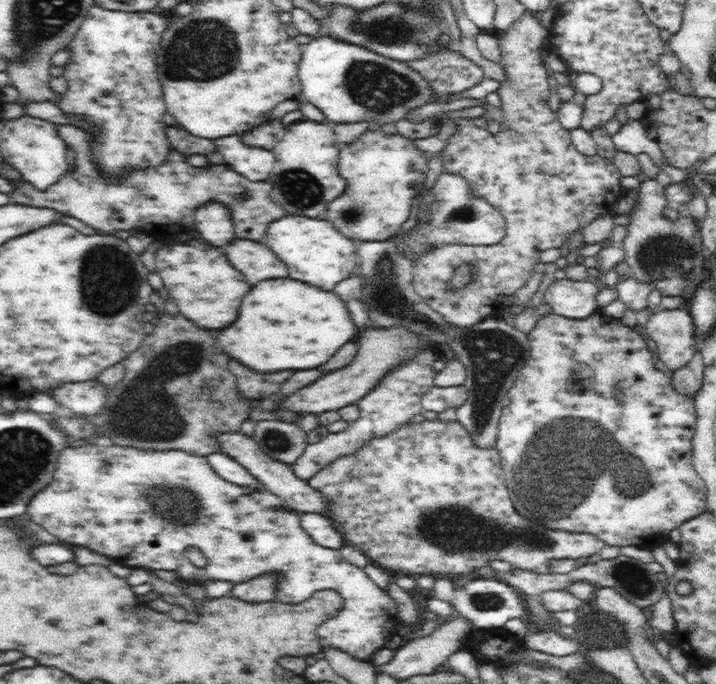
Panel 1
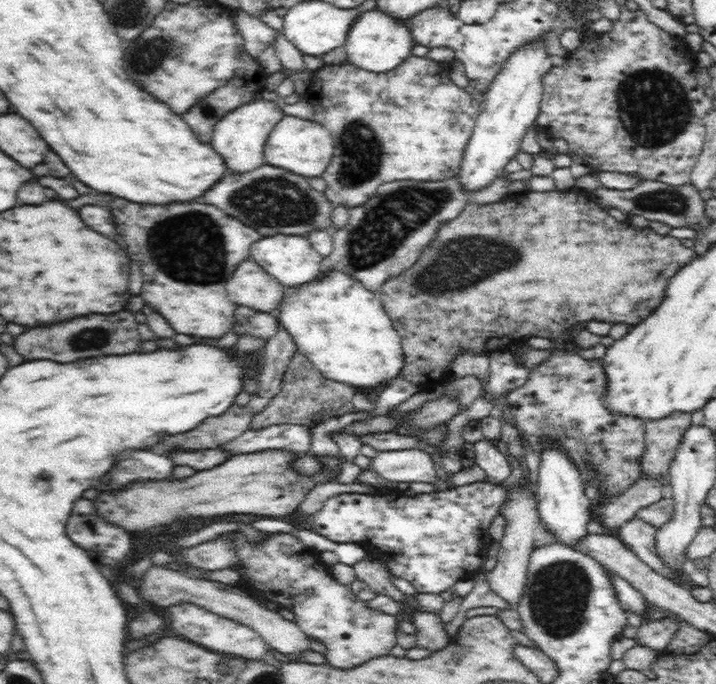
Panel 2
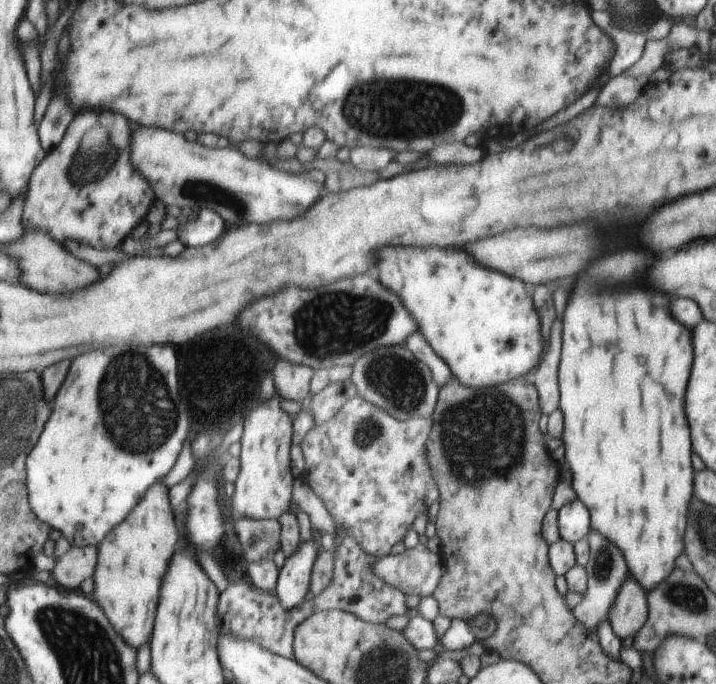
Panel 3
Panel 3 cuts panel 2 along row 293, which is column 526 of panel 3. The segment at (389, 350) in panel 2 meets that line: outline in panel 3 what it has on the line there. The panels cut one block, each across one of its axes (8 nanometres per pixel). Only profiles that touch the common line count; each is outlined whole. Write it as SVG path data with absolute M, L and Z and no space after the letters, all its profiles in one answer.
M386 248L380 252L380 260L378 260L378 270L380 270L380 282L386 284L386 288L390 288L392 292L396 292L402 302L408 306L410 312L414 312L414 318L418 320L418 324L422 326L420 332L430 338L430 344L434 346L434 350L438 350L438 354L442 354L442 358L446 358L450 370L453 371L453 376L466 386L474 388L488 388L498 385L504 385L505 382L510 382L510 378L527 378L529 373L534 371L534 368L539 364L546 349L546 342L540 338L540 322L538 322L538 314L532 306L532 296L526 292L526 286L510 276L504 276L500 272L492 272L486 270L482 266L478 266L476 262L472 262L470 256L466 256L464 252L456 250L456 248Z

